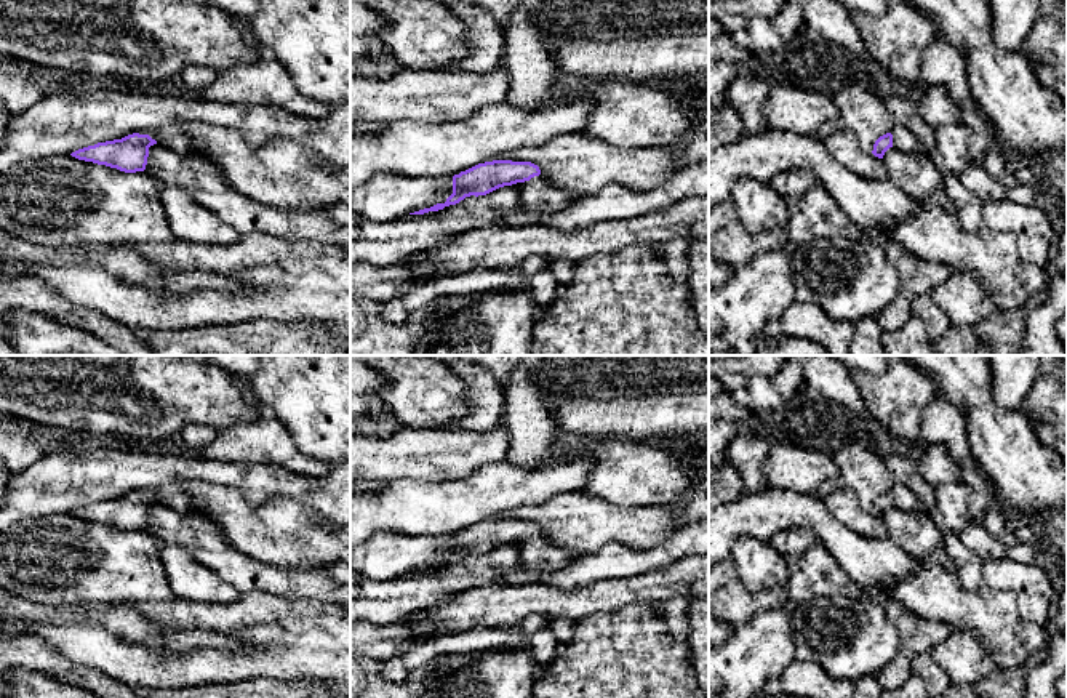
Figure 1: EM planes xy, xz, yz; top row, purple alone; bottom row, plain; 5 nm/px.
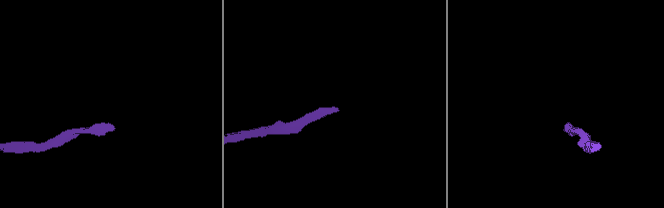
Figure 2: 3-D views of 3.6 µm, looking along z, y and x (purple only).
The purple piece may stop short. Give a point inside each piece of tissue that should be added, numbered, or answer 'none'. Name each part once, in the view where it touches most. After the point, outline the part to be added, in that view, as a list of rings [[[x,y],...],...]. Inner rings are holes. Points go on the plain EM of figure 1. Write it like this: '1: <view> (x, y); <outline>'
1: xz (536, 553); [[[541,533],[520,543],[522,565],[530,570],[552,572],[566,567],[577,554],[557,548]]]

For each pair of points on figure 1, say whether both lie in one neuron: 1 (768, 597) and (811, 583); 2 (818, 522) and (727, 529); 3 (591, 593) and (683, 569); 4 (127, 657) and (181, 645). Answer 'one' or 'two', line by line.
1: two
2: one
3: one
4: two

